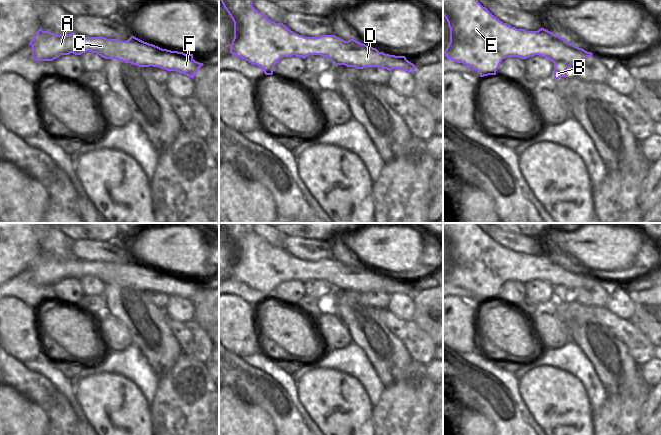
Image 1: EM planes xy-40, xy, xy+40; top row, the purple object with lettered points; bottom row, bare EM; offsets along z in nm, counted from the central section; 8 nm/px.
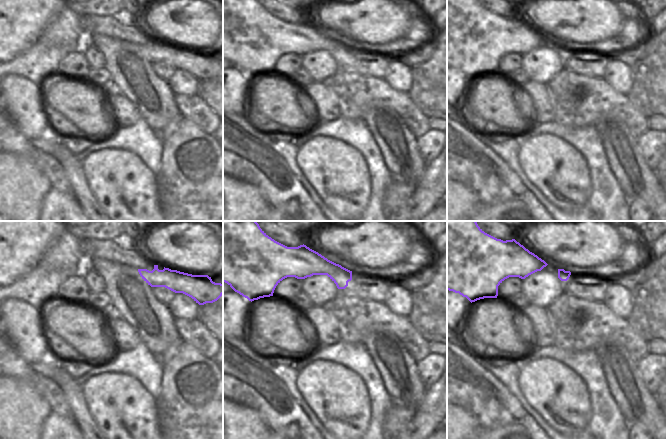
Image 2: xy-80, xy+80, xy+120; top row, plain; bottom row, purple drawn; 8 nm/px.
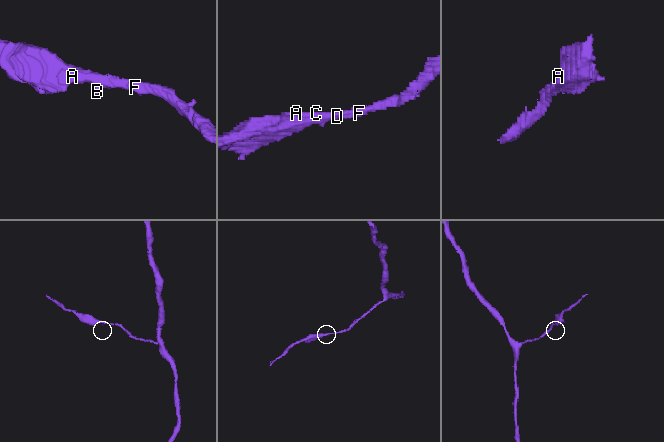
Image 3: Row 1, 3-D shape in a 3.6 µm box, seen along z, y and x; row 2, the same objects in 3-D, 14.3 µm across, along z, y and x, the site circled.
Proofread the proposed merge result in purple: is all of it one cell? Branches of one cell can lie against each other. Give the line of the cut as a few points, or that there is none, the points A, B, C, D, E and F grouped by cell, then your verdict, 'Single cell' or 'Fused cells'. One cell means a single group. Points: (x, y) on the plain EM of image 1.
No split. Groups: A B C D E F. Single cell

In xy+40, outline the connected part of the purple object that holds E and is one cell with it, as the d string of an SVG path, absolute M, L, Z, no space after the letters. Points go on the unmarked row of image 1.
M443 223L443 240L450 252L450 266L444 276L445 280L477 294L480 301L496 299L502 284L507 281L527 283L539 279L554 287L554 303L559 303L566 301L566 294L571 289L583 287L593 278L544 252L527 255L511 251L497 243L478 223Z

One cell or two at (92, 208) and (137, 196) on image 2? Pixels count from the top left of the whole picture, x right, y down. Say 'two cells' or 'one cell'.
two cells

